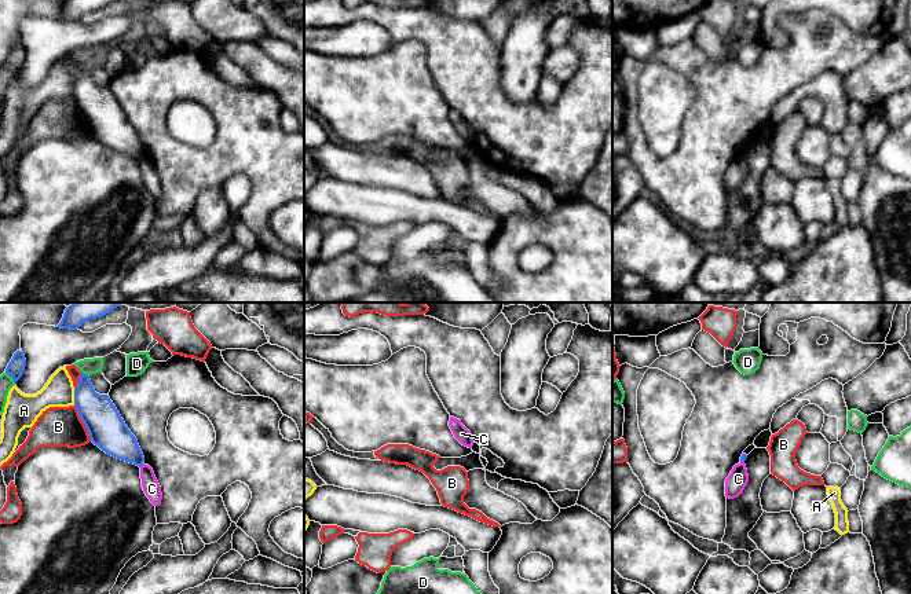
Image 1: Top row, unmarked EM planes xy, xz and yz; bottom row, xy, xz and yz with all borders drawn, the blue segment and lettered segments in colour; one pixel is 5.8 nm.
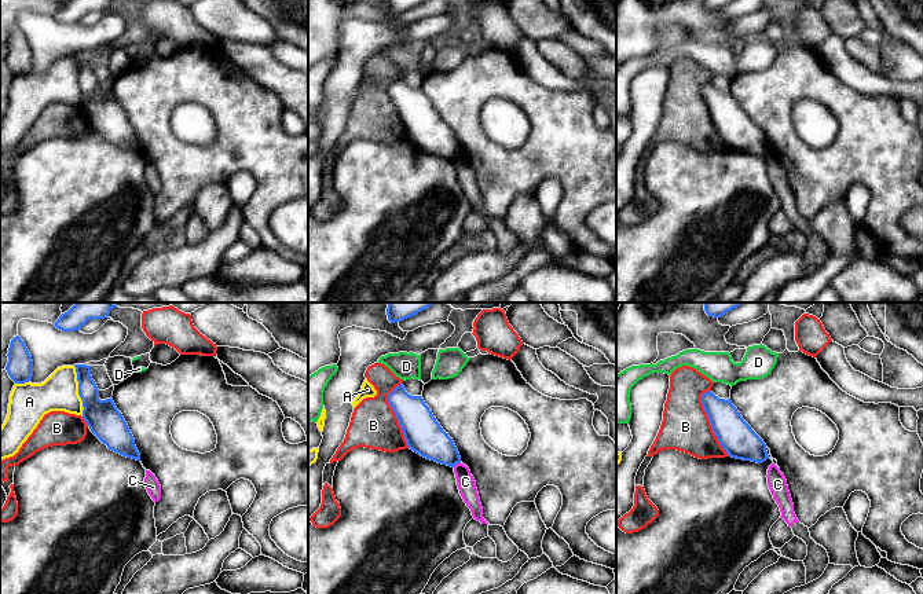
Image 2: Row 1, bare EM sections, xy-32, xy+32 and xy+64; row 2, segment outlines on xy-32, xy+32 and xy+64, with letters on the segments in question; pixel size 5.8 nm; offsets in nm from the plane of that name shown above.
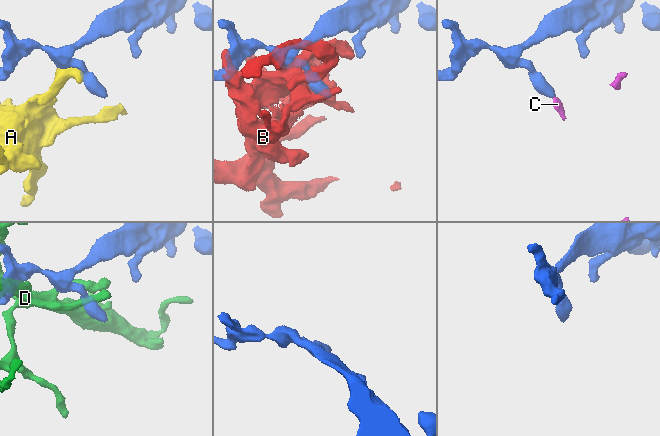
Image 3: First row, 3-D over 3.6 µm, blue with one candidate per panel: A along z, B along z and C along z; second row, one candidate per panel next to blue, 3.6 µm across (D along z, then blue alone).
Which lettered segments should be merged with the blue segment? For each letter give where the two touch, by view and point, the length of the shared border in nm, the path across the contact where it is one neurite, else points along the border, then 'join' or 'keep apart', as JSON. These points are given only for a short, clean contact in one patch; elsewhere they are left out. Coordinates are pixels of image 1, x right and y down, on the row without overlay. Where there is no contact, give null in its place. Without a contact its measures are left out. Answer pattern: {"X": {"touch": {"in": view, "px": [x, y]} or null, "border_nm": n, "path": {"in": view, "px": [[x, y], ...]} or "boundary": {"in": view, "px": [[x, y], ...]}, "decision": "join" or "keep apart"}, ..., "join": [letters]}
{"A": {"touch": {"in": "xy", "px": [74, 88]}, "border_nm": 100, "decision": "keep apart"}, "B": {"touch": {"in": "xy", "px": [83, 113]}, "border_nm": 240, "decision": "keep apart"}, "C": {"touch": {"in": "xy", "px": [141, 157]}, "border_nm": 40, "boundary": {"in": "xy", "px": [[143, 156], [139, 158]]}, "decision": "keep apart"}, "D": {"touch": {"in": "xy", "px": [86, 66]}, "border_nm": 60, "decision": "keep apart"}, "join": []}

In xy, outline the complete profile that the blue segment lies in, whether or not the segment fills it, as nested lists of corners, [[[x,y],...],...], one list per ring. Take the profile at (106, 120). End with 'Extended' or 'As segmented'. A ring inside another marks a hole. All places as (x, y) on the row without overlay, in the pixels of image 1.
[[[84,65],[74,80],[74,98],[95,138],[117,151],[139,160],[143,157],[144,148],[136,129],[110,89],[96,85],[89,69]]]. As segmented

